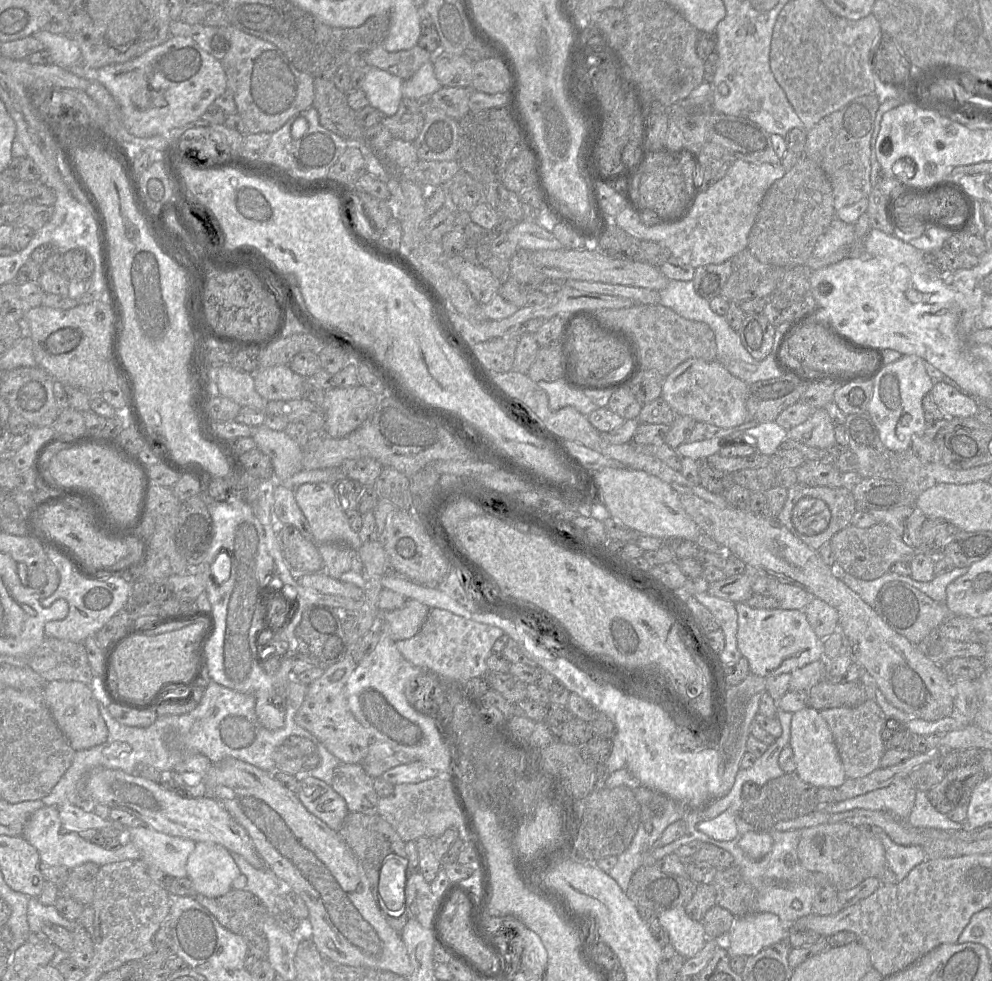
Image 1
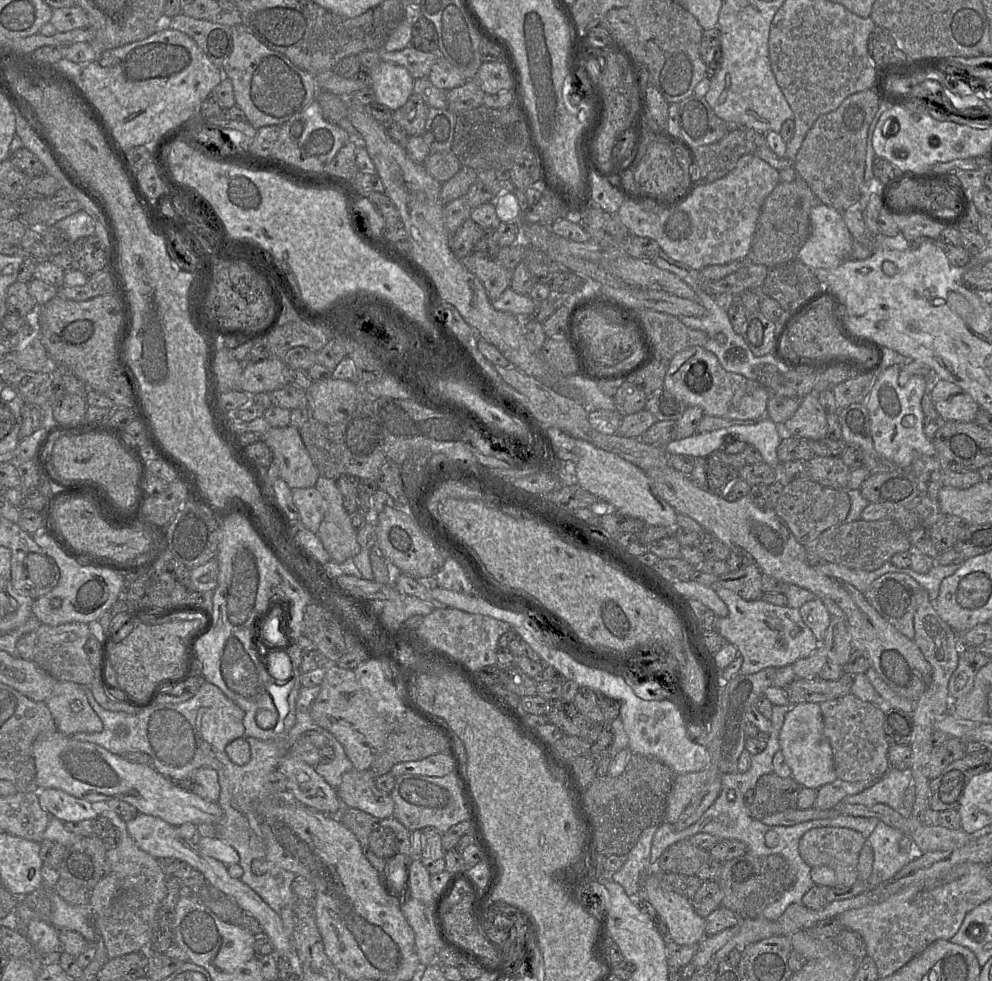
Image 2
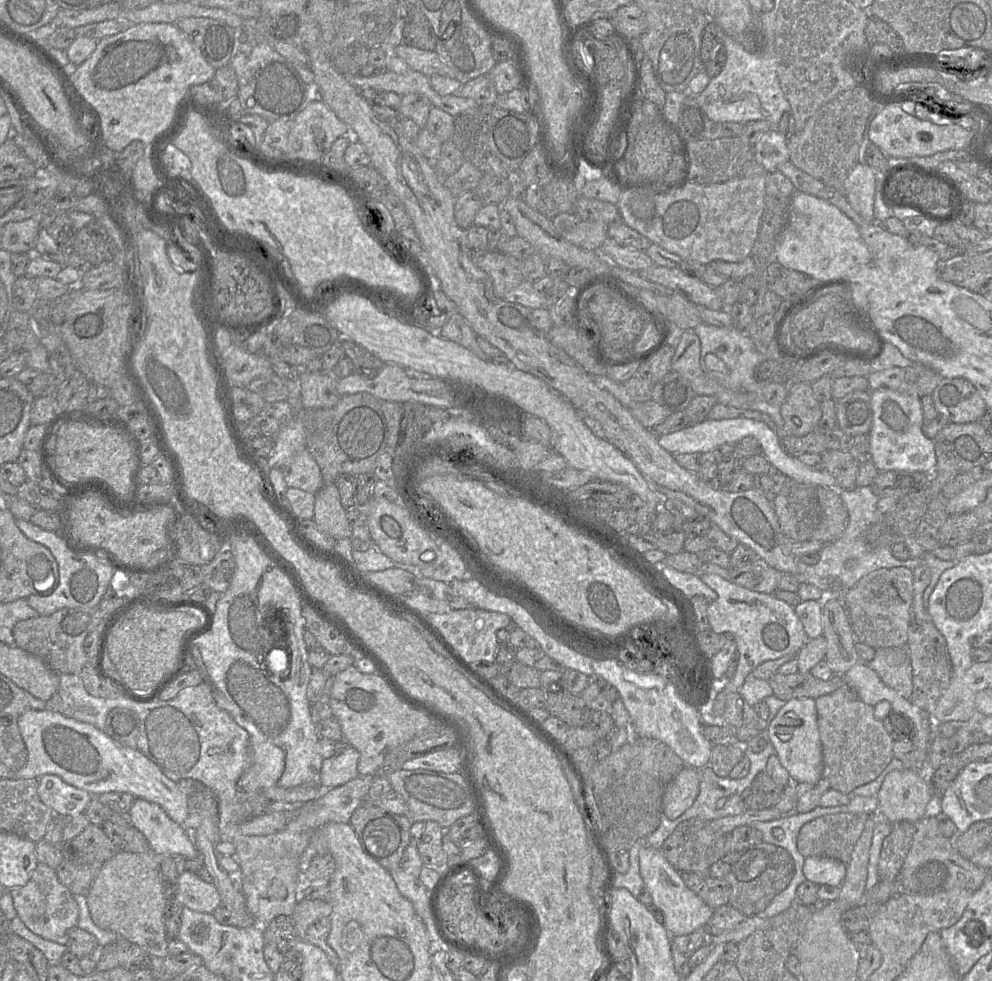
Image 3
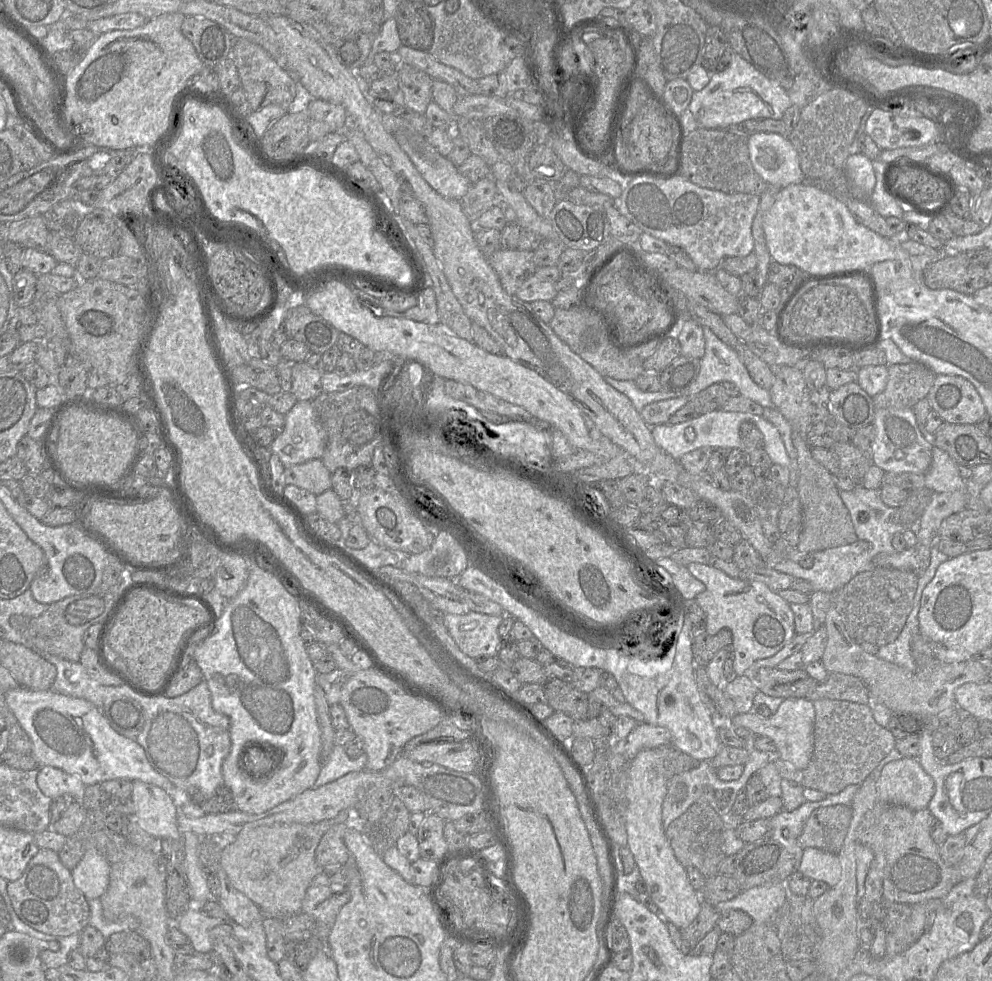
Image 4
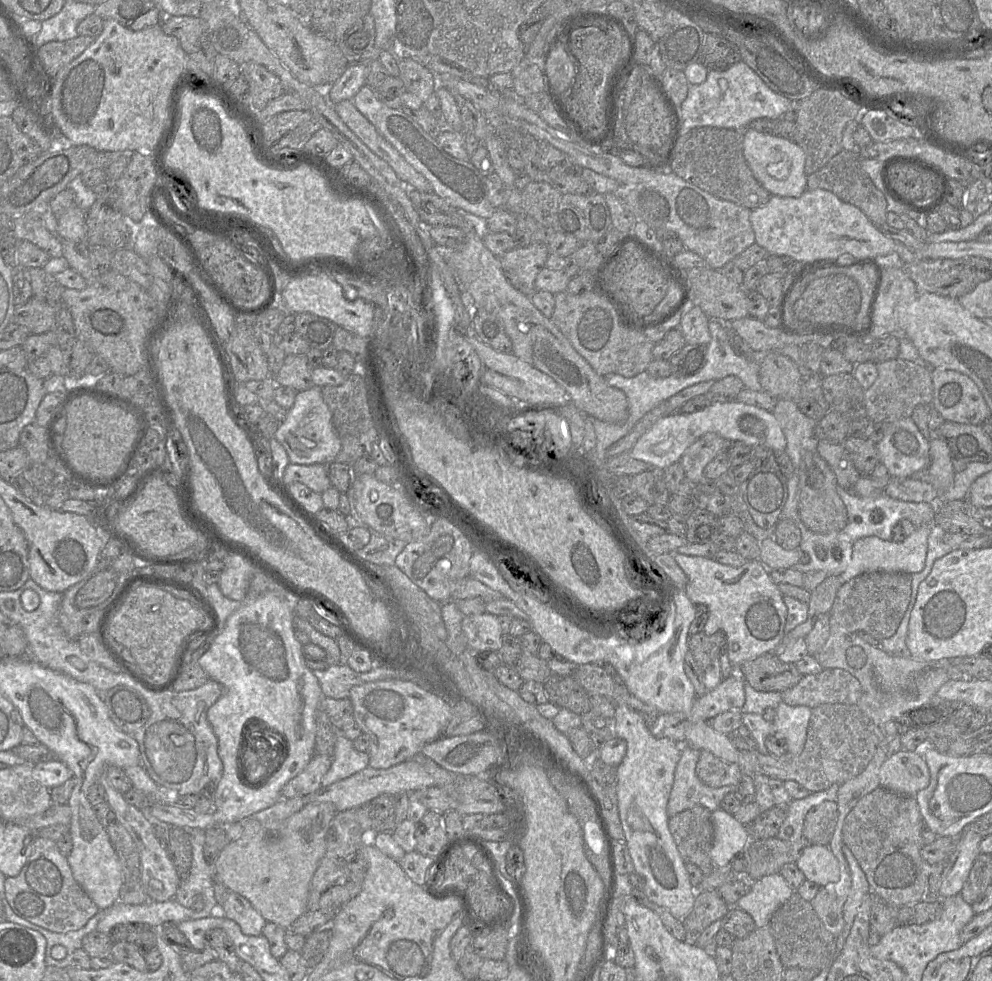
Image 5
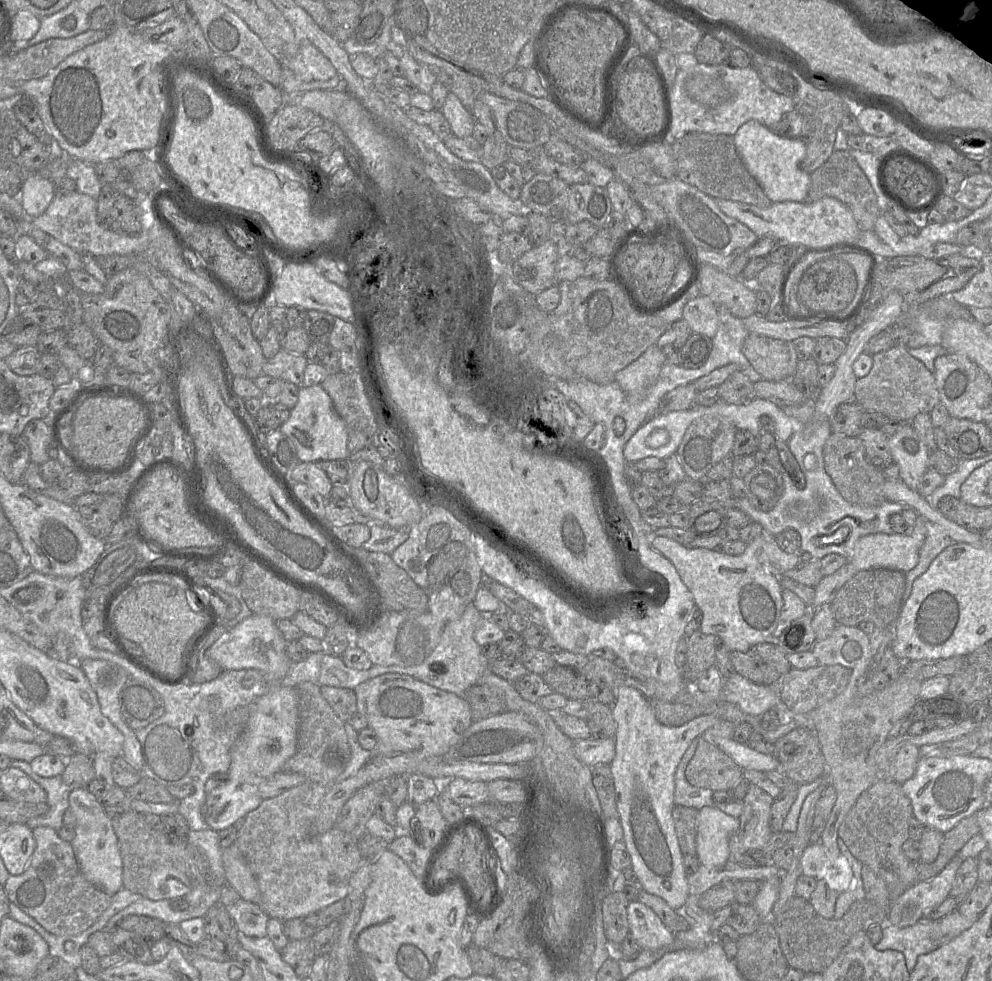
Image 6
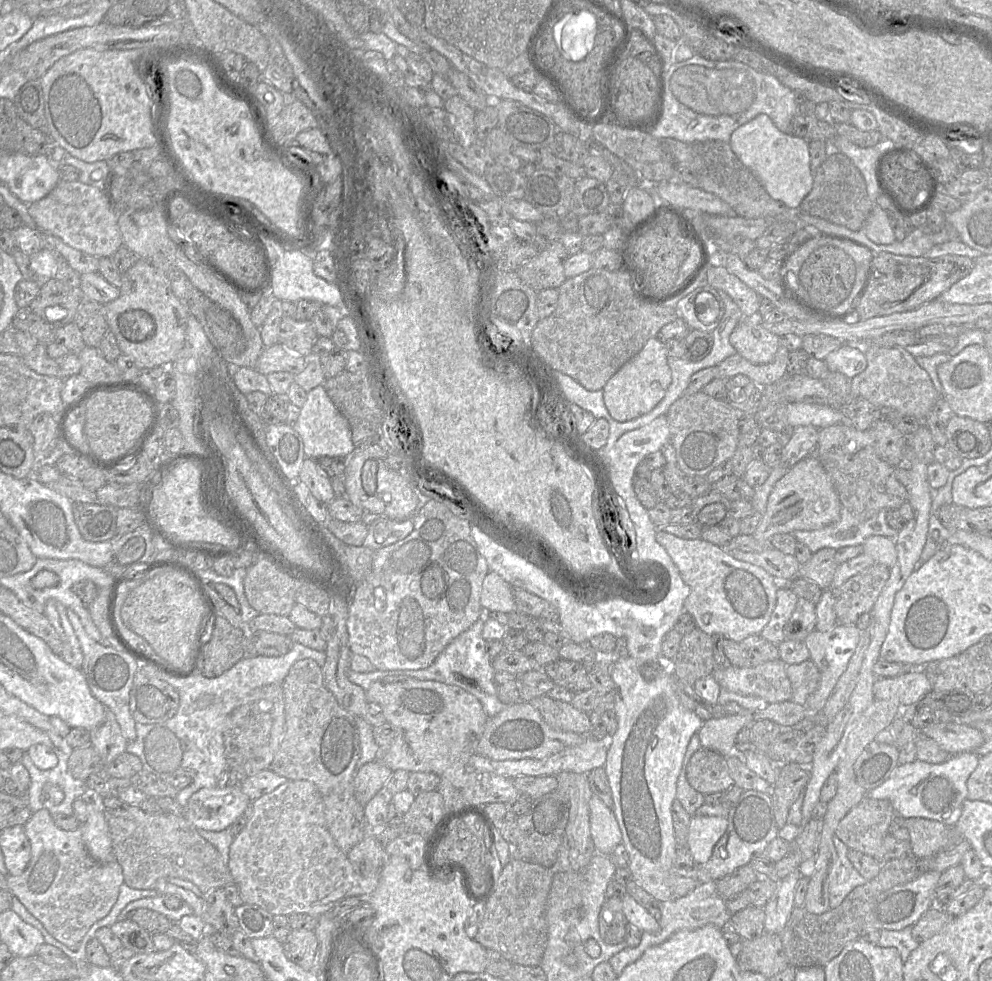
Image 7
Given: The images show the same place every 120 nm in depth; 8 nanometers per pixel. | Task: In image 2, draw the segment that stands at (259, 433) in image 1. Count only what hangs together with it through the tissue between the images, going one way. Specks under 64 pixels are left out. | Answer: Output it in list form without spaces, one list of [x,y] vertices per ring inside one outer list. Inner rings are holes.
[[[288,425],[271,427],[261,440],[273,453],[279,467],[279,477],[290,489],[314,487],[319,476],[303,441],[299,429]]]

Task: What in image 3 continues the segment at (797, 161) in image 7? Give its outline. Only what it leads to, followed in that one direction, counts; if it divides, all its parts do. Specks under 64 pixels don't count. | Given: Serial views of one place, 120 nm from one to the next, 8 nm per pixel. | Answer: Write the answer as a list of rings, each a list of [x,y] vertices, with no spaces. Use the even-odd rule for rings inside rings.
[[[771,129],[753,147],[754,159],[768,172],[773,173],[782,163],[790,161],[787,140]]]

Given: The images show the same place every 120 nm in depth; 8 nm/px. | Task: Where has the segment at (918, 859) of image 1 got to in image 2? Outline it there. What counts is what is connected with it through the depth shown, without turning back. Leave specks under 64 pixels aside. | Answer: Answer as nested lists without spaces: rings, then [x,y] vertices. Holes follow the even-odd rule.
[[[881,820],[867,842],[874,853],[873,870],[867,881],[869,889],[888,881],[905,865],[923,854],[910,837]]]

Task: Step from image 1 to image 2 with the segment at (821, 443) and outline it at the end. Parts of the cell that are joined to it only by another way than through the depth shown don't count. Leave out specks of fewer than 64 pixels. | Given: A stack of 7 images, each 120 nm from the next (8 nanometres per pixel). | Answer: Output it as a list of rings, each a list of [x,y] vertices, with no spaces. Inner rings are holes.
[[[810,393],[800,400],[795,414],[785,422],[786,435],[808,440],[821,440],[828,435],[827,413],[817,395]]]

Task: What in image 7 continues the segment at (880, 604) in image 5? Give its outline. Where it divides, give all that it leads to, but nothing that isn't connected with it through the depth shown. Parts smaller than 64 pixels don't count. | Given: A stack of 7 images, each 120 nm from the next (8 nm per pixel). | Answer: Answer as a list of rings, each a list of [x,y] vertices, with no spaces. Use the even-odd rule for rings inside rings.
[[[875,564],[833,590],[838,624],[856,625],[858,618],[870,613],[890,577],[890,568]]]

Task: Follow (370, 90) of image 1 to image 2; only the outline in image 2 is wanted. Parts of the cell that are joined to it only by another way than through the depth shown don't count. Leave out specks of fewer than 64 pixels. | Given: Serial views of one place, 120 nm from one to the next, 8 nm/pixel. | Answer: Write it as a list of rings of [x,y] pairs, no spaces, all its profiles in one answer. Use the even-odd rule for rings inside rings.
[[[380,61],[371,69],[371,88],[375,101],[396,111],[401,108],[413,94],[414,80],[403,66]]]

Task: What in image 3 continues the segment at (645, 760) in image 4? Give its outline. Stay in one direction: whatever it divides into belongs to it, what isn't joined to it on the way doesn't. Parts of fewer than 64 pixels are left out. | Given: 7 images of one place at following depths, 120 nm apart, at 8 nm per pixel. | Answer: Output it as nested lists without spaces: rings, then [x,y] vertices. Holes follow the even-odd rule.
[[[642,846],[639,850],[639,864],[645,887],[655,905],[663,912],[665,927],[671,936],[688,935],[700,927],[706,927],[715,910],[685,885],[681,873],[668,862],[661,849]]]

